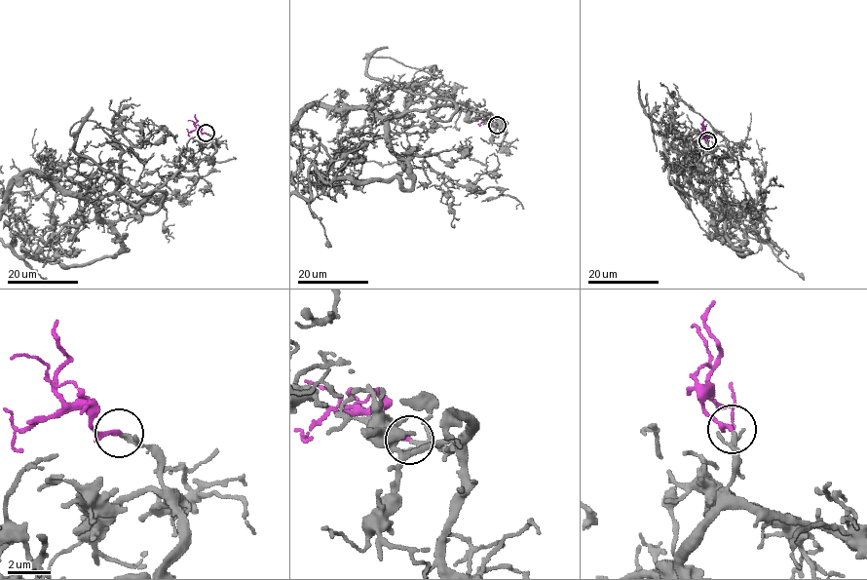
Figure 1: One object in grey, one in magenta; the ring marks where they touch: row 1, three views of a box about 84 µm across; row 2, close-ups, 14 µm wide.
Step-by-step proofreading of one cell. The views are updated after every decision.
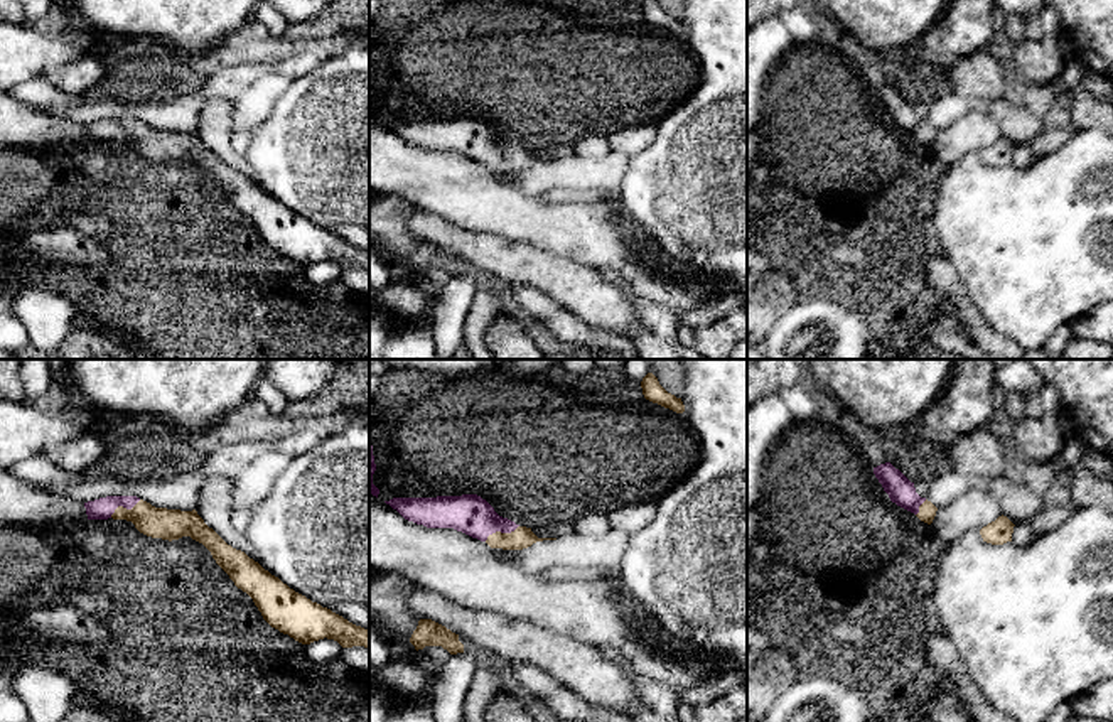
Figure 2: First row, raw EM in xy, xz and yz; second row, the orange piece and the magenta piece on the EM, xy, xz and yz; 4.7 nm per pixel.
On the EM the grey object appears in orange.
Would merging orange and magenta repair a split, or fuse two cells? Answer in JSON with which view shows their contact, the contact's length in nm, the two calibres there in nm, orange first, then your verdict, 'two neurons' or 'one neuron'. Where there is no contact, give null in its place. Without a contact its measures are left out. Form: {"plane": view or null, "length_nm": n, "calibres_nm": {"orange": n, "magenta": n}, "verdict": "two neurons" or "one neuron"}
{"plane": "xz", "length_nm": 180, "calibres_nm": {"orange": 100, "magenta": 190}, "verdict": "one neuron"}

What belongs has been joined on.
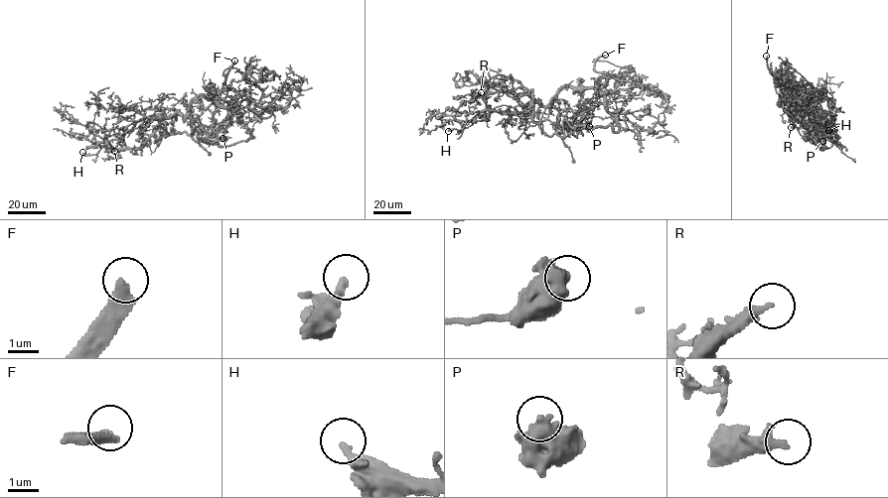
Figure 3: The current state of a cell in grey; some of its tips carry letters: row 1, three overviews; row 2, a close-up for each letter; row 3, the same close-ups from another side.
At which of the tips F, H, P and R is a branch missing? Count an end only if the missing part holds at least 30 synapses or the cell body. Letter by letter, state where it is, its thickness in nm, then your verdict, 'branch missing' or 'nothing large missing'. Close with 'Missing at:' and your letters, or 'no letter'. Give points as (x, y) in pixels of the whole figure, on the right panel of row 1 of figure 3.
F: place (766, 56); calibre 360 nm; branch missing
H: place (828, 130); calibre 280 nm; nothing large missing
P: place (822, 141); calibre 550 nm; nothing large missing
R: place (791, 127); calibre 340 nm; nothing large missing
Missing at: F

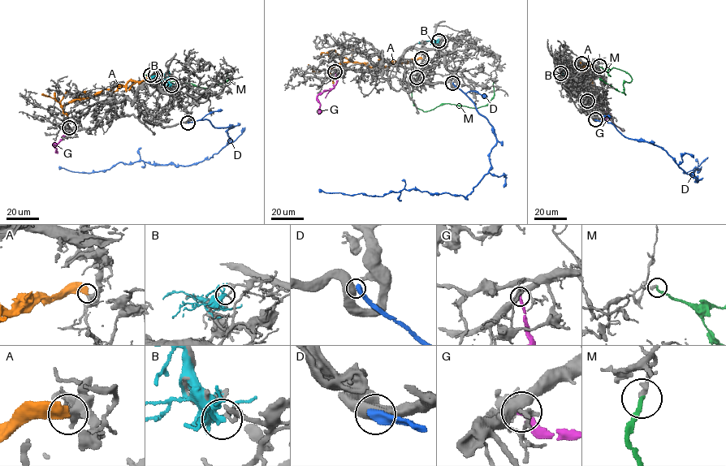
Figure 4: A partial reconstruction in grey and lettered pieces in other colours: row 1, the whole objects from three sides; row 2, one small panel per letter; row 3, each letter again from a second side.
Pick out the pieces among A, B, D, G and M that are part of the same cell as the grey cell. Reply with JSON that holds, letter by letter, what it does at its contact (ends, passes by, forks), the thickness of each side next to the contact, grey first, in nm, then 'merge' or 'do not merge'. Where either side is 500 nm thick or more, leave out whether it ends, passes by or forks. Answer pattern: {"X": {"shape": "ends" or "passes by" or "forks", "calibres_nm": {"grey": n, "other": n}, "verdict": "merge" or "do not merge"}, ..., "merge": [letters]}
{"A": {"calibres_nm": {"grey": 400, "other": 550}, "verdict": "do not merge"}, "B": {"shape": "forks", "calibres_nm": {"grey": 240, "other": 200}, "verdict": "do not merge"}, "D": {"calibres_nm": {"grey": 750, "other": 550}, "verdict": "do not merge"}, "G": {"calibres_nm": {"grey": 500, "other": 300}, "verdict": "do not merge"}, "M": {"shape": "ends", "calibres_nm": {"grey": 280, "other": 220}, "verdict": "do not merge"}, "merge": []}

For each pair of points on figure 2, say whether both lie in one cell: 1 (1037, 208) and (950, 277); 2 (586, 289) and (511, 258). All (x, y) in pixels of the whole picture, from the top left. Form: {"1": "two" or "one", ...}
{"1": "two", "2": "one"}

